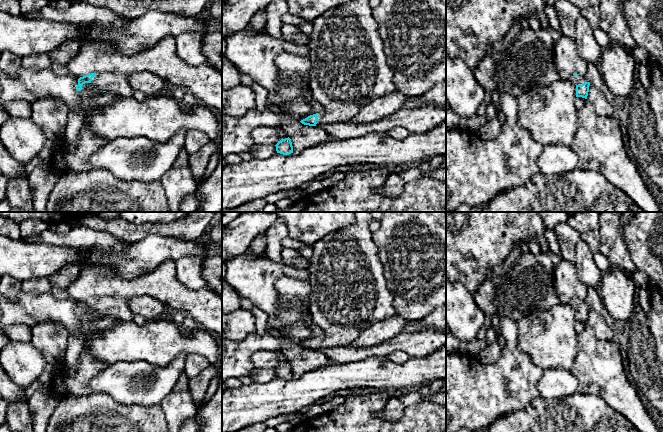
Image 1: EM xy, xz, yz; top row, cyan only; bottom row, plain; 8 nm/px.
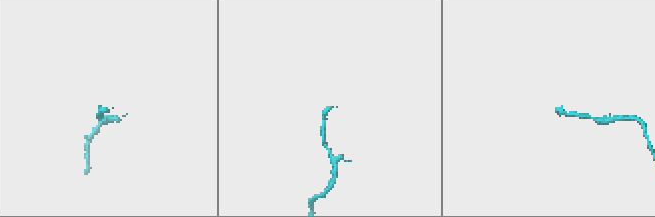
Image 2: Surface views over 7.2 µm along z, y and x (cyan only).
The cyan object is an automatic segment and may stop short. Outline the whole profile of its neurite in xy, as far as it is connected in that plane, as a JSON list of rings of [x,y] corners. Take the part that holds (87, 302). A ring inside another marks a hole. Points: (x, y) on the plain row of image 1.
[[[91,297],[78,303],[76,314],[81,315],[85,307],[92,307],[103,316],[110,315],[120,320],[131,321],[134,315],[129,308],[129,300],[123,297]]]

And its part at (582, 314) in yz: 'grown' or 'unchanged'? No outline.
grown

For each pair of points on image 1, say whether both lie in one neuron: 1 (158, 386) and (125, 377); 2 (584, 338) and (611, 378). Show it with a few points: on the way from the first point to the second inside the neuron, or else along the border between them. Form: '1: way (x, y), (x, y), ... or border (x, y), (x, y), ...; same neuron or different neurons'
1: way (150, 389), (147, 391), (138, 383), (133, 382); same neuron
2: way (590, 348), (601, 368); same neuron

